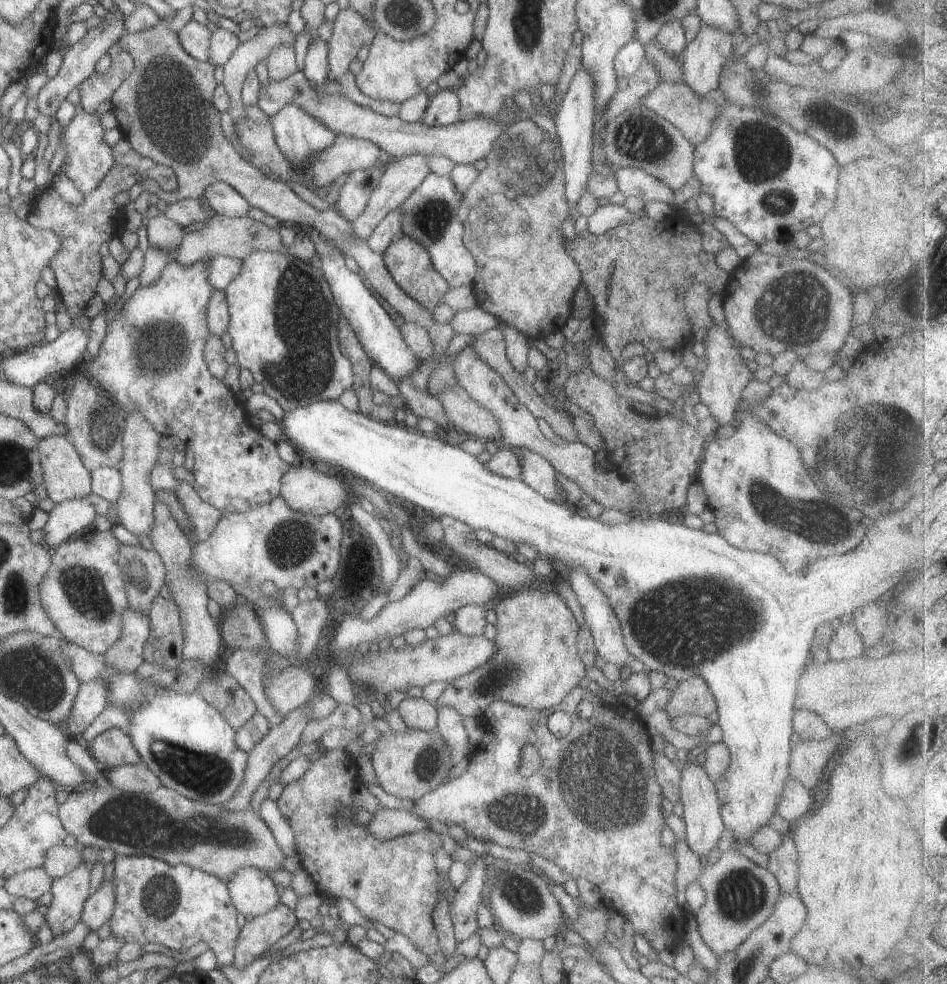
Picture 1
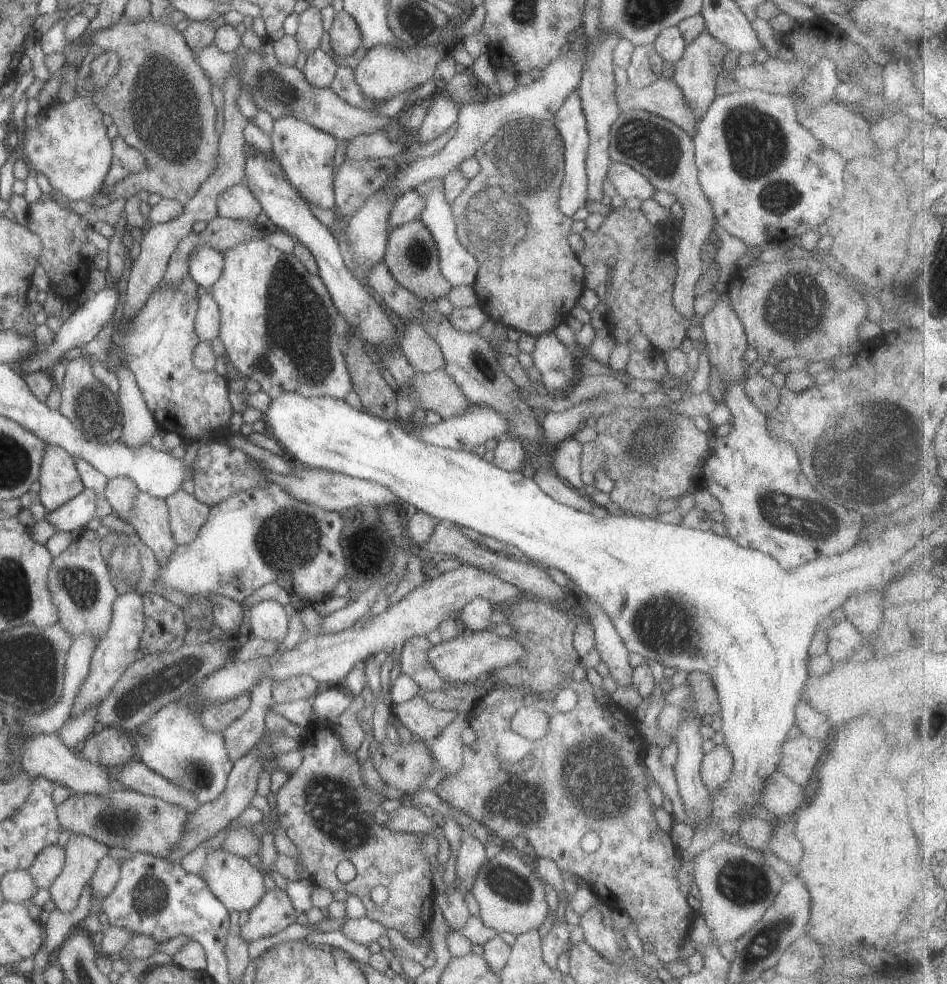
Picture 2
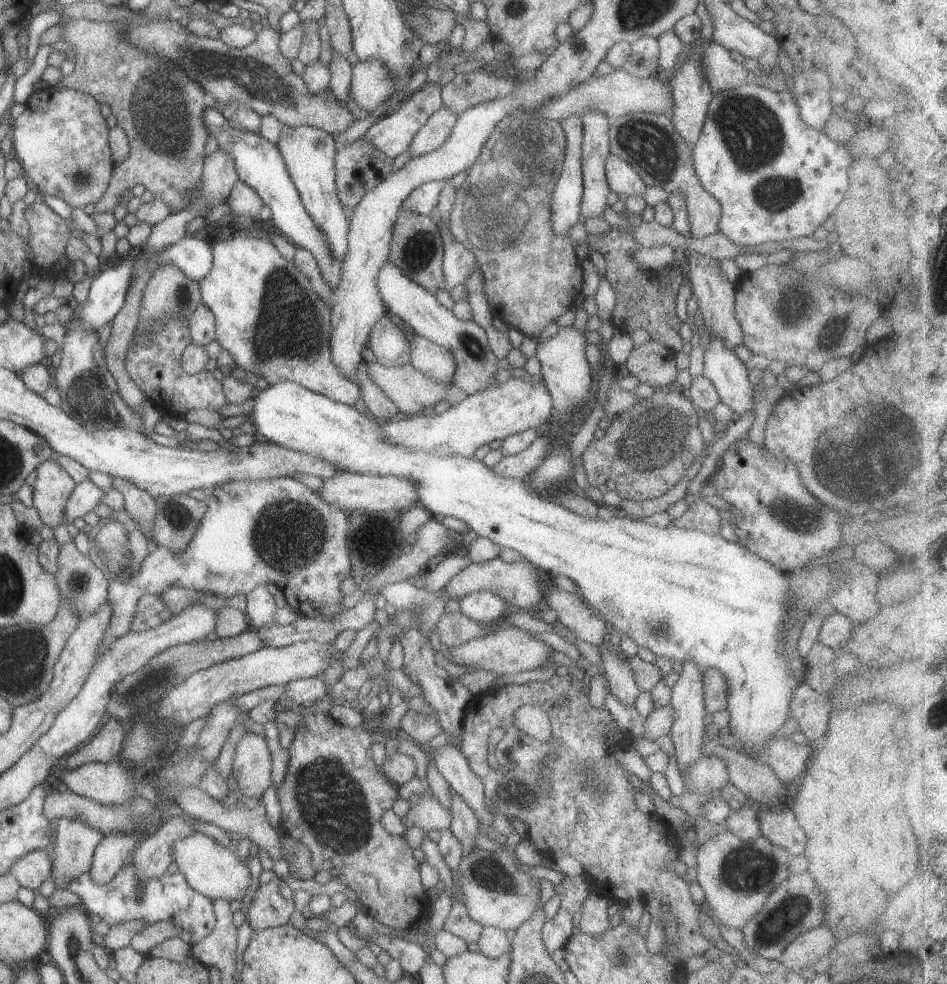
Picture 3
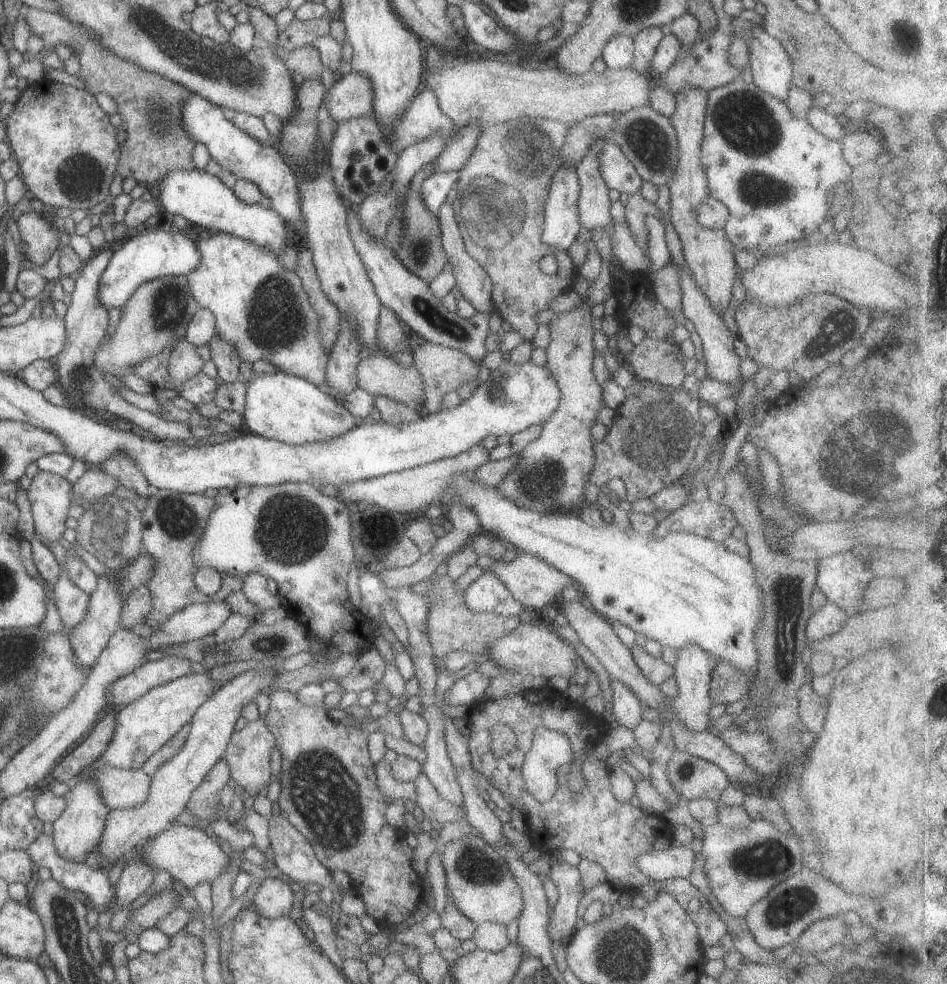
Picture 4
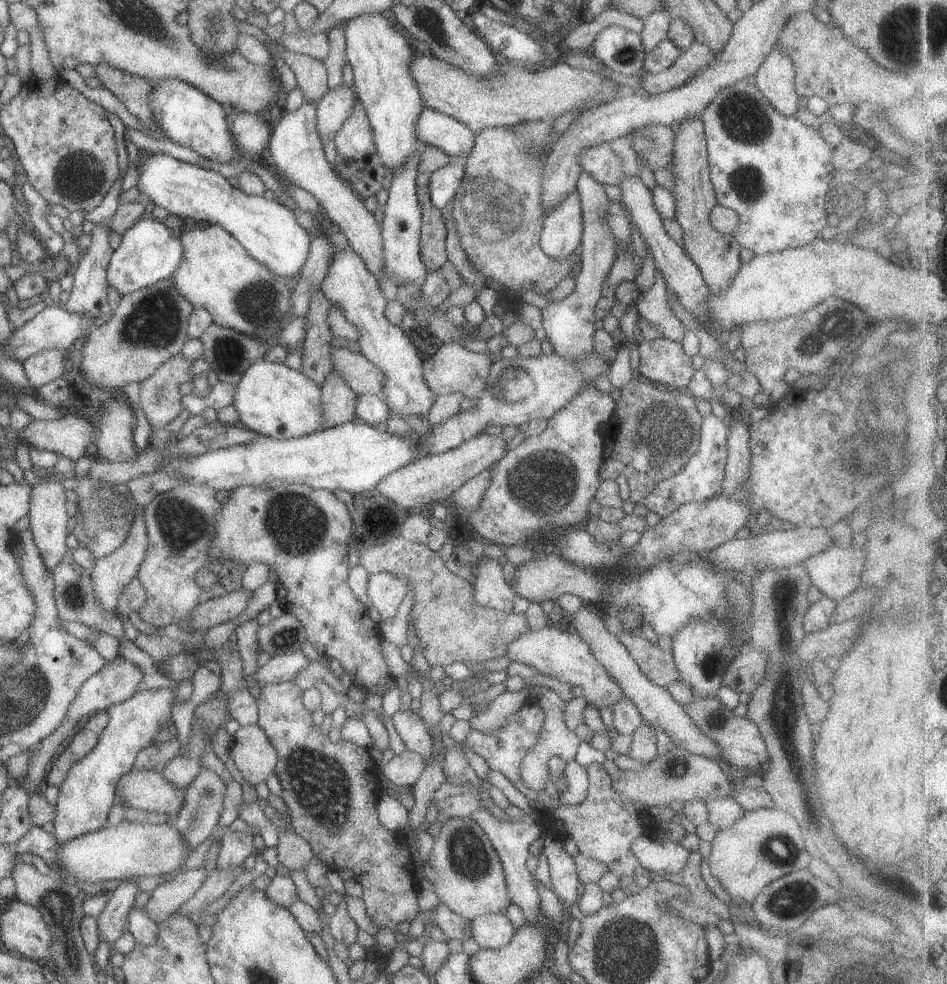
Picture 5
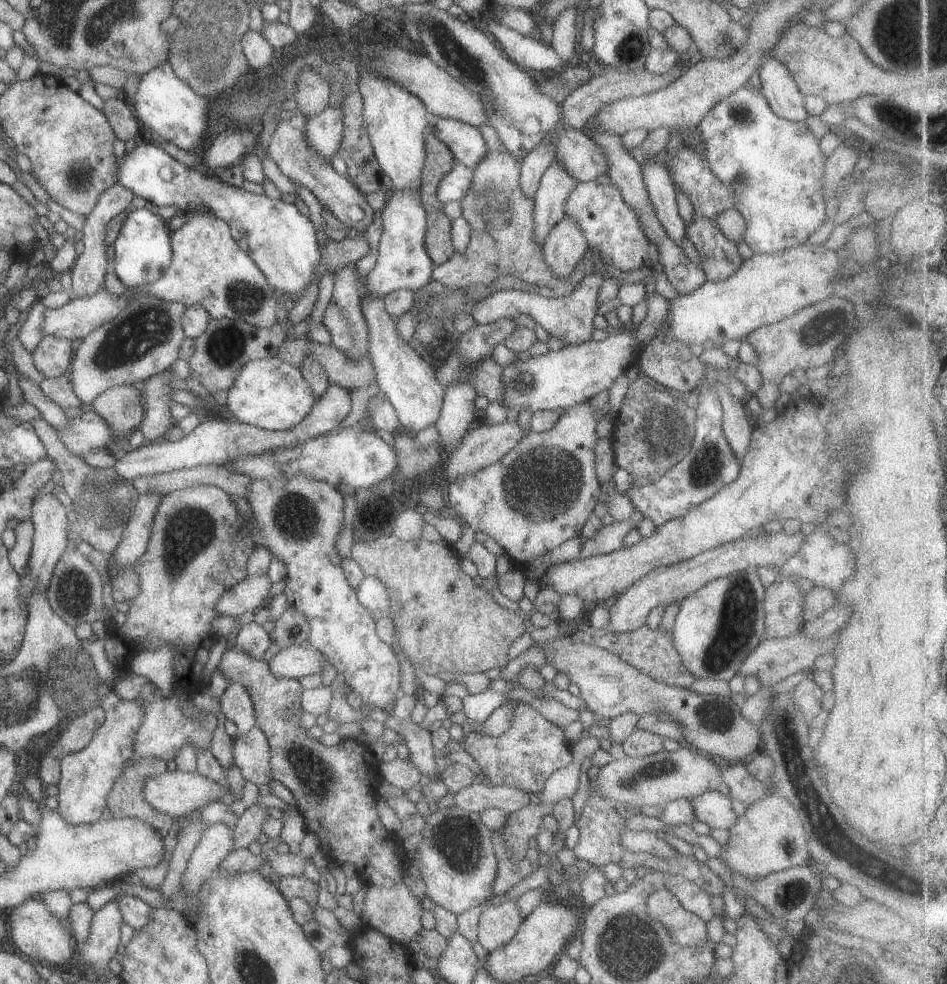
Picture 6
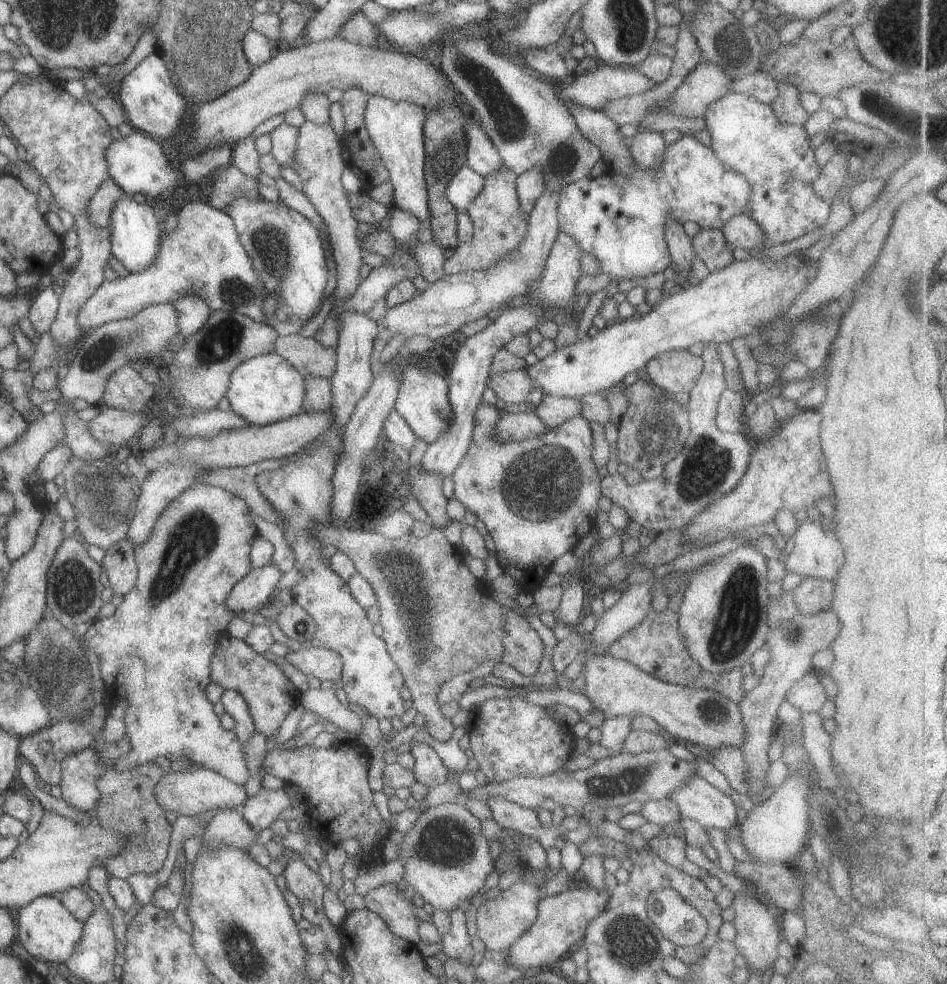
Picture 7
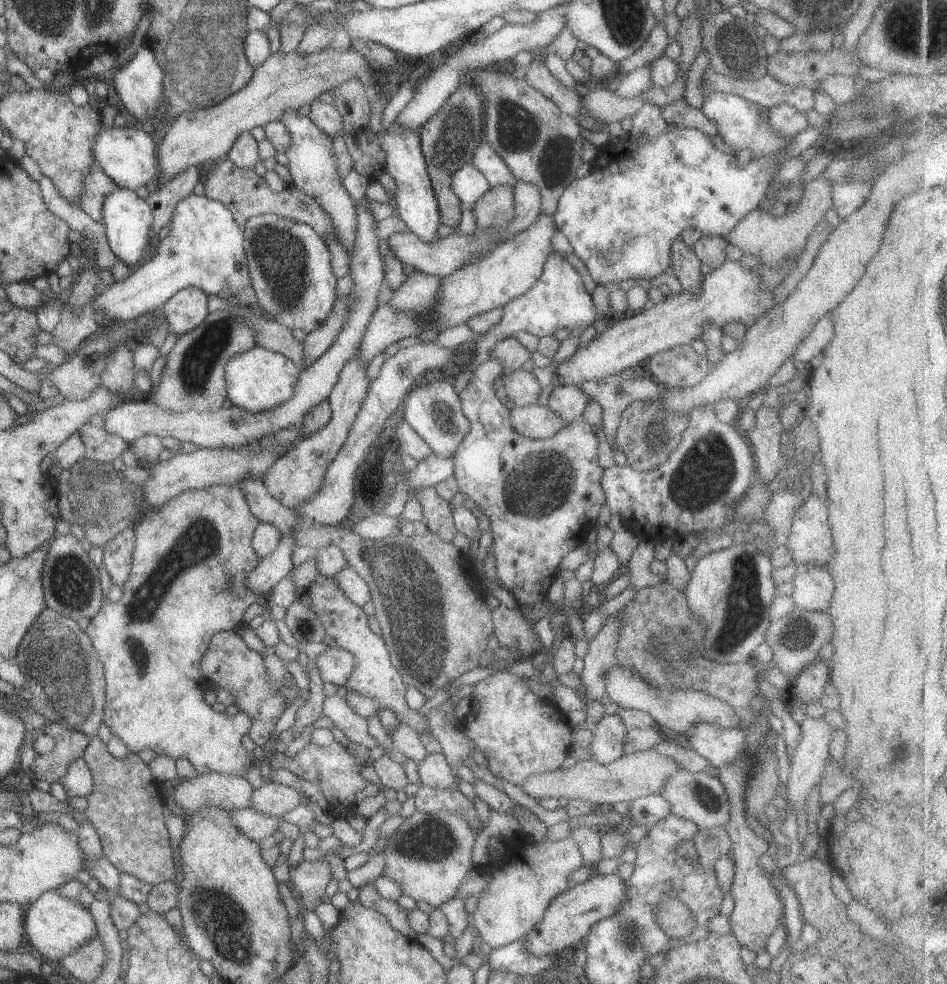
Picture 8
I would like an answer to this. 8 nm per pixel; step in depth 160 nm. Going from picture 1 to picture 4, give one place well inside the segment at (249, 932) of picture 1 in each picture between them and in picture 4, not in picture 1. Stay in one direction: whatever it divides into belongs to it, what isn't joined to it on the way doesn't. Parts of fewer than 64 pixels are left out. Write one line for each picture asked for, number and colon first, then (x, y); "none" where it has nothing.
2: (273, 913)
3: (272, 904)
4: (273, 898)

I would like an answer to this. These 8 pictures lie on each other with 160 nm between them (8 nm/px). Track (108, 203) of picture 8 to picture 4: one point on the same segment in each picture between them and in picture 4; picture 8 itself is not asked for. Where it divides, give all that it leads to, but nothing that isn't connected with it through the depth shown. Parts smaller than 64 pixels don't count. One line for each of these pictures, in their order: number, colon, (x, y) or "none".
4: (158, 251)
5: (148, 251)
6: (141, 251)
7: (135, 235)

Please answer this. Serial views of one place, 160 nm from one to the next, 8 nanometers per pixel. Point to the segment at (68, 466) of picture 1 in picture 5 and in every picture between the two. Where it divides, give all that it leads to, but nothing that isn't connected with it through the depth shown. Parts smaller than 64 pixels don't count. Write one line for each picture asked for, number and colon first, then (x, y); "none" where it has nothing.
2: (58, 482)
3: (52, 486)
4: (48, 494)
5: (46, 510)

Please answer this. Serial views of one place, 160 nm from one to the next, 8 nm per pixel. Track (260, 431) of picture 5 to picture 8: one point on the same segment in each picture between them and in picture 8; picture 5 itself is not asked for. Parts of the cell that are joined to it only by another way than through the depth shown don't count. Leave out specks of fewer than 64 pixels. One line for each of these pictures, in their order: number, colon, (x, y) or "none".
6: (267, 393)
7: (264, 389)
8: (258, 379)

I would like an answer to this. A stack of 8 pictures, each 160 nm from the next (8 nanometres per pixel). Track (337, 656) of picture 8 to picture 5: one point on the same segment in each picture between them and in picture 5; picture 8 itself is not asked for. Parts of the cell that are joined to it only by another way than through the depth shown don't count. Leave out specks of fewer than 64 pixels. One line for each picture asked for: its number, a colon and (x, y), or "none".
5: (279, 668)
6: (292, 662)
7: (317, 662)

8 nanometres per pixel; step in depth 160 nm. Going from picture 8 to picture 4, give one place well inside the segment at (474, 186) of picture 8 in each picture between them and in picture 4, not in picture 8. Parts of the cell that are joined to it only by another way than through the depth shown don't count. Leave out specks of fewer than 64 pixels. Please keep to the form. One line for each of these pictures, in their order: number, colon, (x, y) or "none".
4: (434, 188)
5: (442, 184)
6: (453, 184)
7: (463, 186)

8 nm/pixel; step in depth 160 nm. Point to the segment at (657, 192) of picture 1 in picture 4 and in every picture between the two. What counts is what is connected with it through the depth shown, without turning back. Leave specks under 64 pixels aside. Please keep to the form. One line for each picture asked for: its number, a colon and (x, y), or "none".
2: (626, 182)
3: (621, 179)
4: (618, 173)

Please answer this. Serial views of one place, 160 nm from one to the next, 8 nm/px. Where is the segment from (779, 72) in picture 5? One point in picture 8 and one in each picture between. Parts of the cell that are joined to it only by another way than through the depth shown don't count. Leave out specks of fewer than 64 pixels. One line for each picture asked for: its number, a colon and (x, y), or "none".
6: (781, 93)
7: (786, 106)
8: (783, 119)

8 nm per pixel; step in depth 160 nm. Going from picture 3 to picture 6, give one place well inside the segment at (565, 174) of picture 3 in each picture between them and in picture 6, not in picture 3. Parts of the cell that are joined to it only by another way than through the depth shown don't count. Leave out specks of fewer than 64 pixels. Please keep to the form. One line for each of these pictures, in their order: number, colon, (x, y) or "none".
4: (560, 225)
5: (561, 231)
6: (564, 244)

